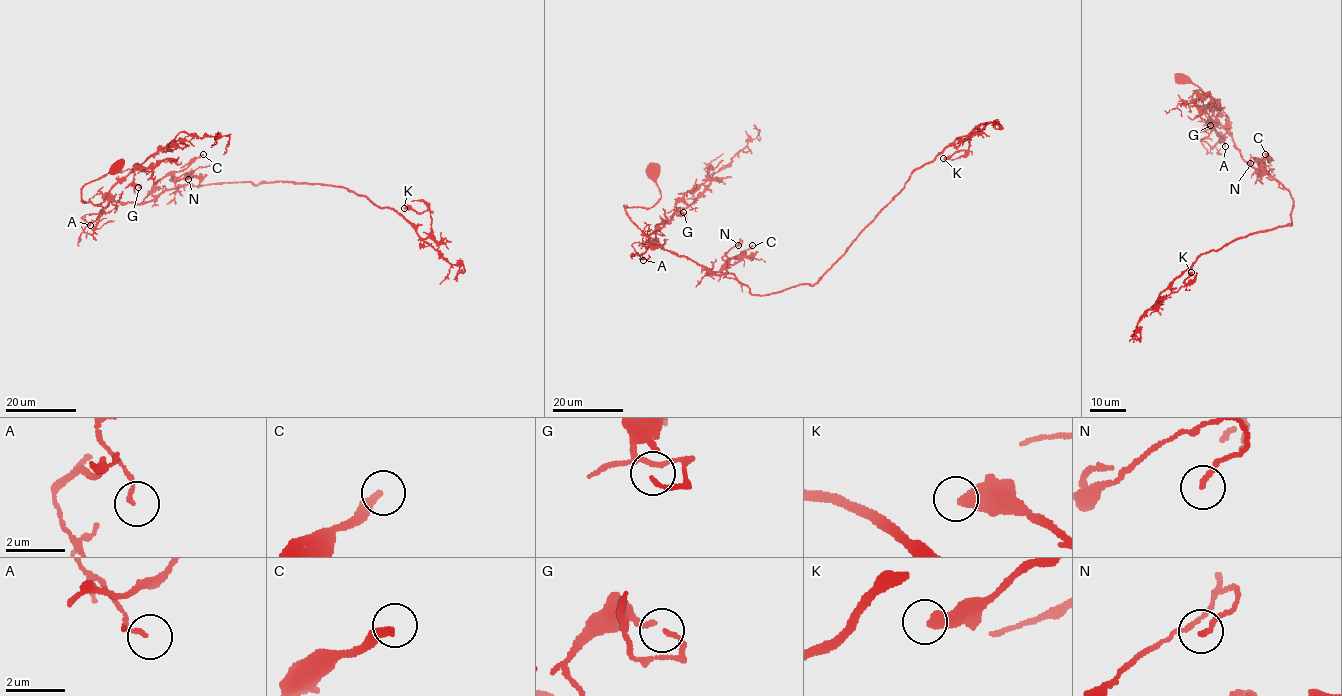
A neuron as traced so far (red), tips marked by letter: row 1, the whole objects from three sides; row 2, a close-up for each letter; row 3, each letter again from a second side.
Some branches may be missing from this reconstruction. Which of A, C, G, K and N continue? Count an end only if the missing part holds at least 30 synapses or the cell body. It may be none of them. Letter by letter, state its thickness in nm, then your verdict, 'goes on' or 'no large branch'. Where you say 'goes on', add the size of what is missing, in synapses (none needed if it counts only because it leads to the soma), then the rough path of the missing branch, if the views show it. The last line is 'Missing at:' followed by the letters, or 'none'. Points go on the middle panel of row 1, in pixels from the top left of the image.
A: 120 nm | no large branch
C: 300 nm | goes on | 40 syn | (752, 245), (774, 223), (780, 208), (788, 213)
G: 130 nm | no large branch
K: 460 nm | no large branch
N: 130 nm | no large branch
Missing at: C

